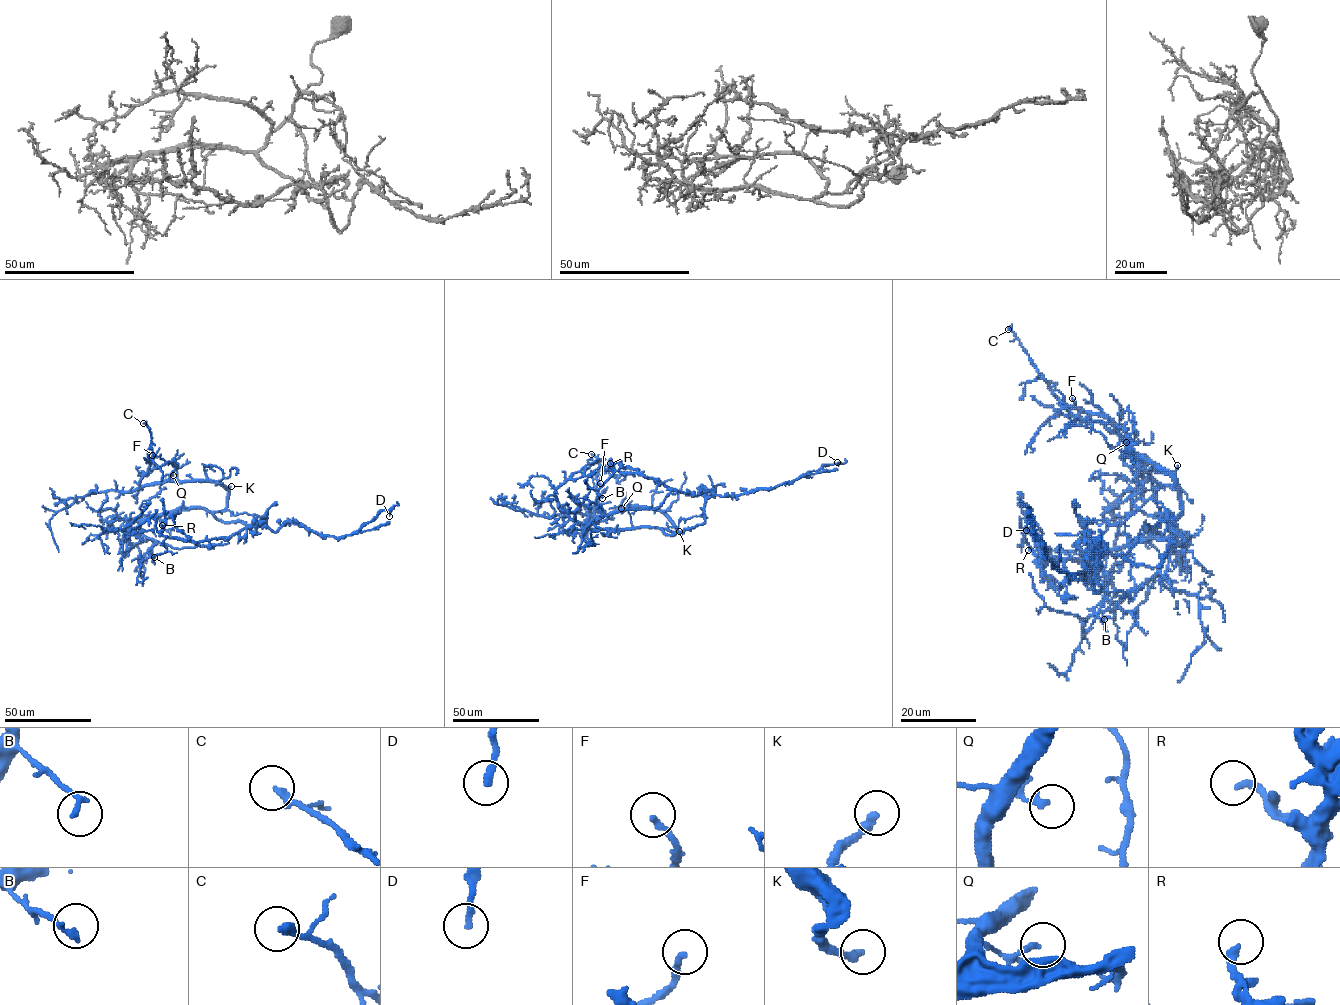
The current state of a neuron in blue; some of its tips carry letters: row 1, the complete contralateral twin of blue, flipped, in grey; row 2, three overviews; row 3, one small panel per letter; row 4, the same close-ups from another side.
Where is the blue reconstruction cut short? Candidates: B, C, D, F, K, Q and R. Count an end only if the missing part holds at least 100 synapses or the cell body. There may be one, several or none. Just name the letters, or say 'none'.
K

